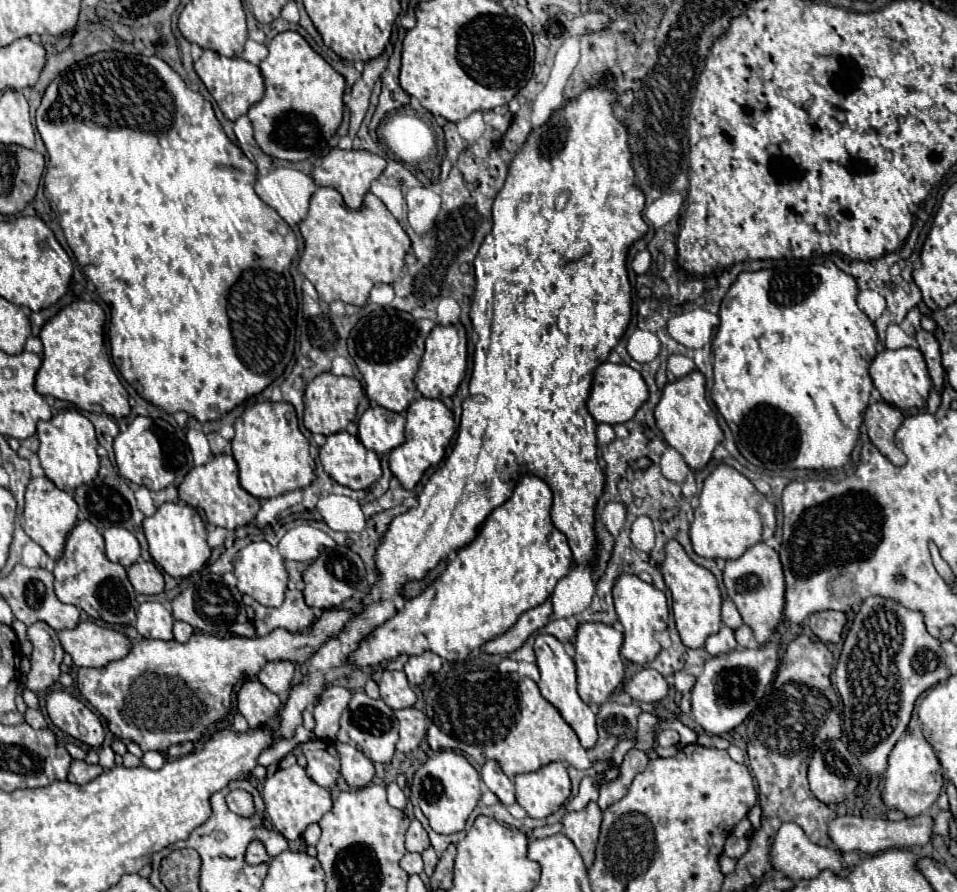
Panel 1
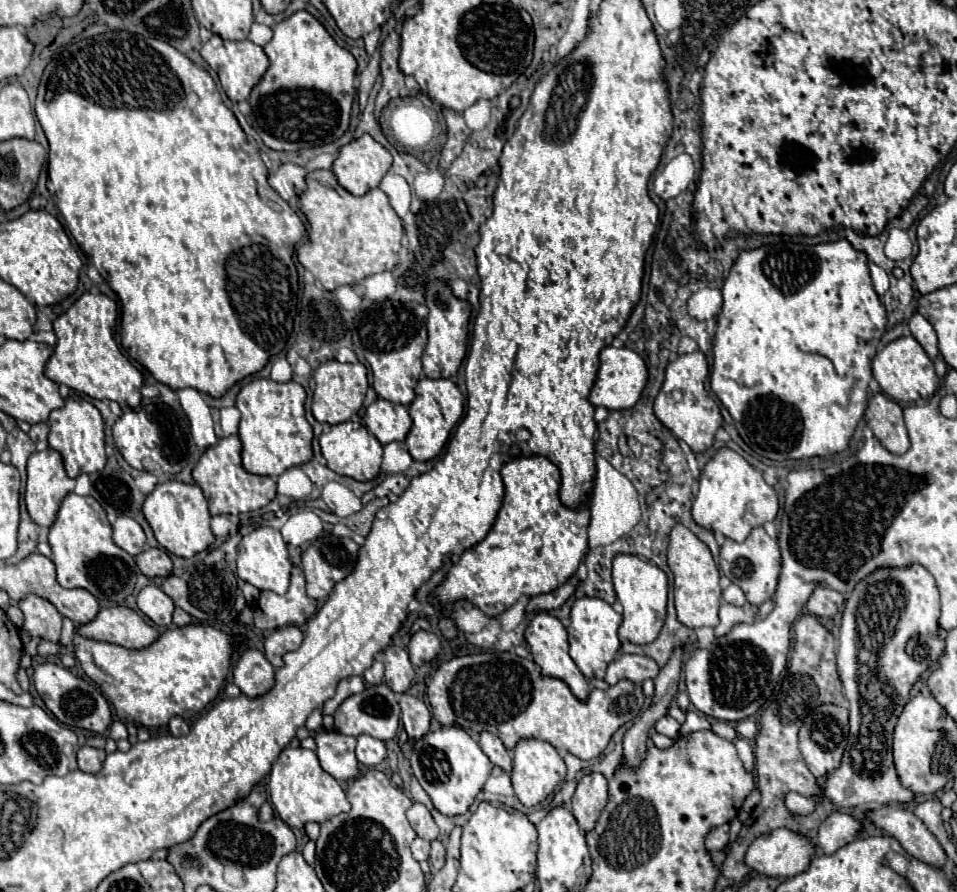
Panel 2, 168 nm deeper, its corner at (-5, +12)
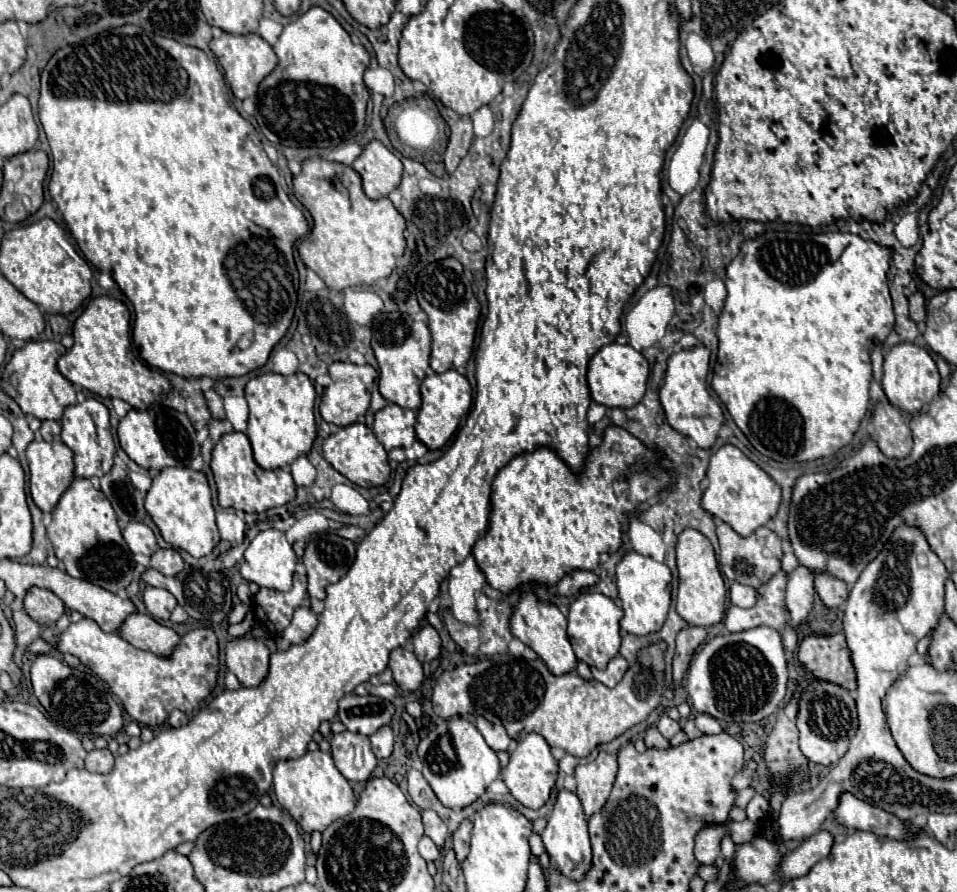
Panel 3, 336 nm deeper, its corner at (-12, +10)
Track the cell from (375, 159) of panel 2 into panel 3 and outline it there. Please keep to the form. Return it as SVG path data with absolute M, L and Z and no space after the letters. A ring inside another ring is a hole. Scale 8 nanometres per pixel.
M372 140L352 168L362 176L368 198L378 200L398 188L402 178L402 162L380 140Z

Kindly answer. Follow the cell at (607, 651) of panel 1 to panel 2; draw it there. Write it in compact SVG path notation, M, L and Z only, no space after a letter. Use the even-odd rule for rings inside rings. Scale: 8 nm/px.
M581 598L571 608L571 624L569 624L569 656L581 670L585 678L605 678L605 670L609 662L619 654L621 642L617 630L623 618L603 600L599 598Z

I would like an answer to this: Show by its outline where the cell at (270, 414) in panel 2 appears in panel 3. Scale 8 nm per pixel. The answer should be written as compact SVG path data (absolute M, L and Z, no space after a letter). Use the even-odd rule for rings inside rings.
M274 372L260 374L246 384L246 400L250 406L248 438L252 442L254 460L266 468L288 468L298 456L308 454L316 438L314 422L314 400L316 390L310 378L302 372L292 376L282 376Z

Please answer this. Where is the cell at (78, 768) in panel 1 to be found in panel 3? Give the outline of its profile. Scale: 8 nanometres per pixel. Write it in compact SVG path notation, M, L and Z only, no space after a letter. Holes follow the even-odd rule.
M92 750L86 756L86 770L88 772L98 772L98 774L108 774L114 768L114 756L112 752L106 750Z

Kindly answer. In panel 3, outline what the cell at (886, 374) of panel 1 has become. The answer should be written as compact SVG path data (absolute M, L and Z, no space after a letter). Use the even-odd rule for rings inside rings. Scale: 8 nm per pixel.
M902 342L902 344L892 346L884 354L882 388L892 406L900 408L902 412L914 414L914 412L922 410L926 404L930 404L934 400L934 396L940 392L940 374L926 348L910 344L910 342Z

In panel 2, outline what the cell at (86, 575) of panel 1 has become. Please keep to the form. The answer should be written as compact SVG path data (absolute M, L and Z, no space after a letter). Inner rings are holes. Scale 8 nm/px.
M67 494L57 512L57 520L49 528L49 544L57 566L57 582L63 588L89 590L103 604L123 604L133 594L137 566L133 556L117 548L111 540L111 524L103 506L91 496Z

